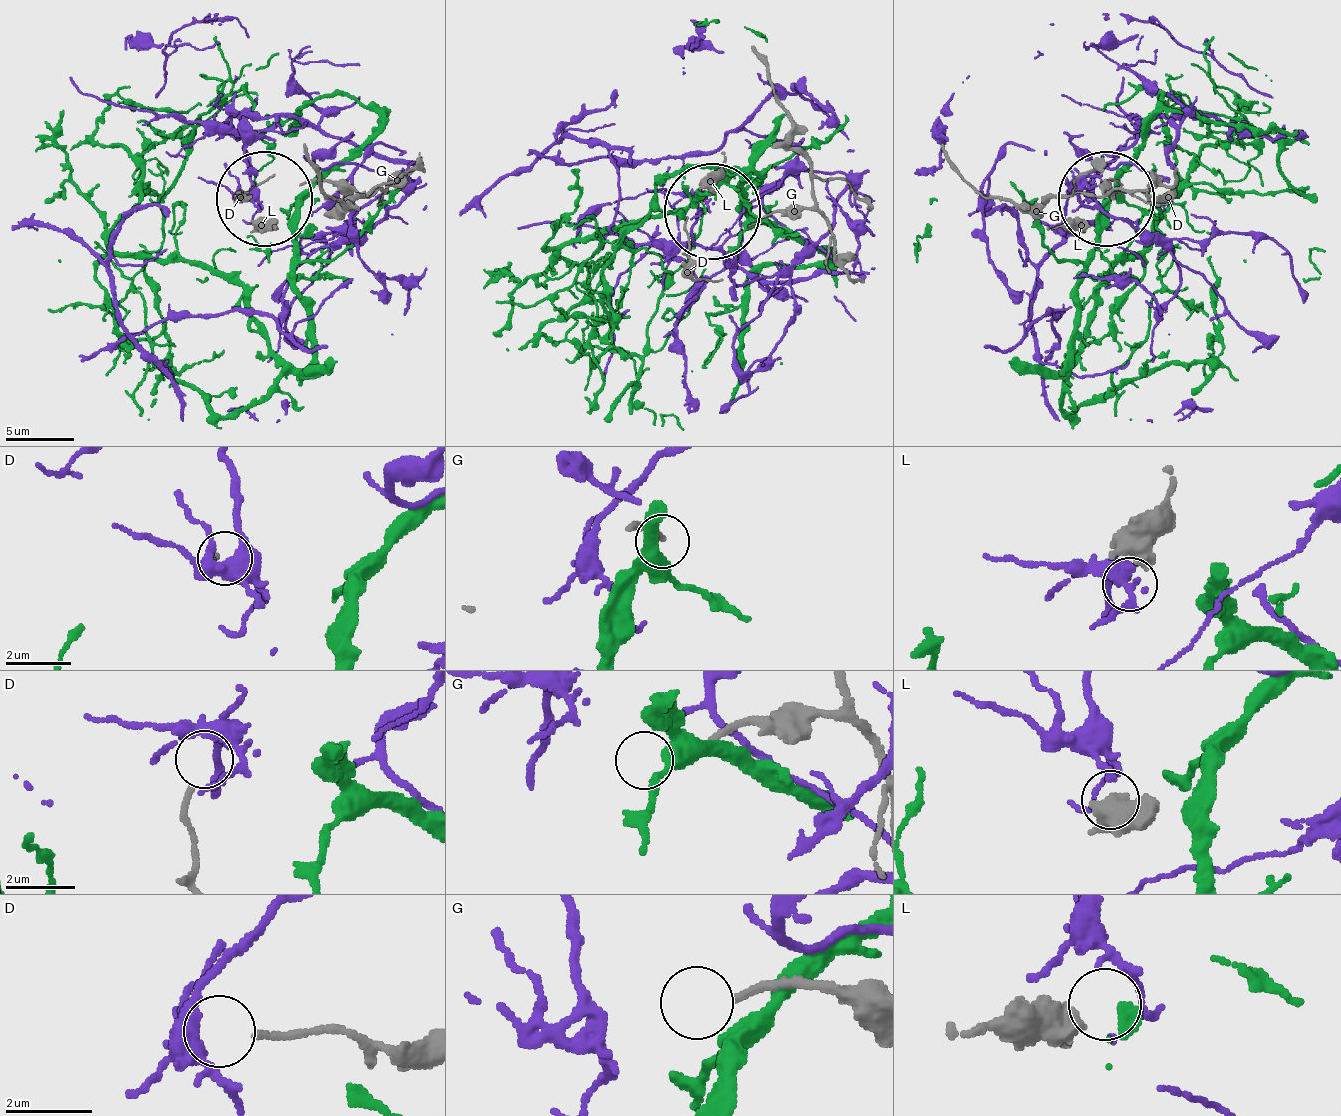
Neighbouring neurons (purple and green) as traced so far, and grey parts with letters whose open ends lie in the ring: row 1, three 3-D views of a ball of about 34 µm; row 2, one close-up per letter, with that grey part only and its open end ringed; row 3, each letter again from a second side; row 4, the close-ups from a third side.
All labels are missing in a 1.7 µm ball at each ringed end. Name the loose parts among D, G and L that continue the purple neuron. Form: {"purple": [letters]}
{"purple": ["D"]}

